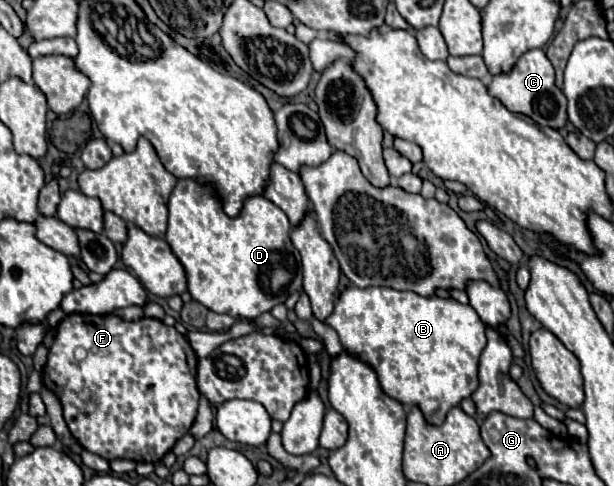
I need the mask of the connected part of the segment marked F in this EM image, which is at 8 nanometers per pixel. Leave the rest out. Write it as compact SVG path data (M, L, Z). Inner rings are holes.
M68 314L54 328L54 342L48 350L48 360L42 370L42 382L52 390L64 410L64 420L76 442L102 458L126 458L134 462L160 462L192 426L198 414L198 386L196 386L196 354L174 326L166 326L156 318L140 318L134 322L122 320L114 314ZM88 388L92 400L84 402L78 394Z

